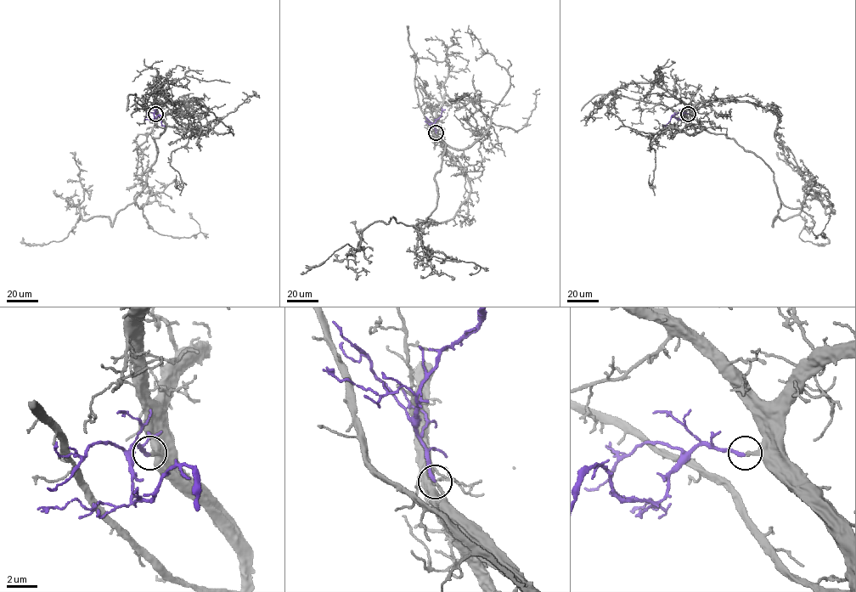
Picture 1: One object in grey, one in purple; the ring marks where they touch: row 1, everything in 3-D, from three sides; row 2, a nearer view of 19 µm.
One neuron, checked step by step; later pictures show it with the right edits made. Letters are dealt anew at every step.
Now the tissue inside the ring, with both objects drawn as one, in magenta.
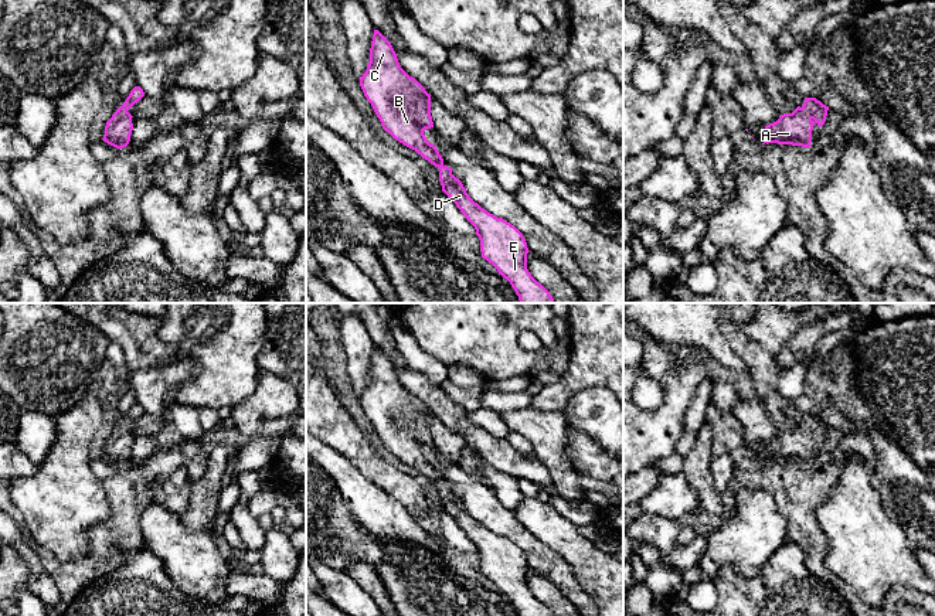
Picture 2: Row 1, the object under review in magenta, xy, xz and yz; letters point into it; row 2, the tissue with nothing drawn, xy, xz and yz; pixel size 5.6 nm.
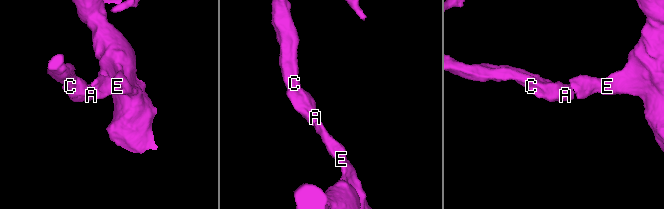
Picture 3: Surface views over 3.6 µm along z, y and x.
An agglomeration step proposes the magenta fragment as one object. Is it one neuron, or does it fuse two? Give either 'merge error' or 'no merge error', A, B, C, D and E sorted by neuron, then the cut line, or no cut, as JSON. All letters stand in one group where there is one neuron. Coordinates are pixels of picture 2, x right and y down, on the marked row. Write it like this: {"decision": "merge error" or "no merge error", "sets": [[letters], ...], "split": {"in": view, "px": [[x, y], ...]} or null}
{"decision": "no merge error", "sets": [["A", "B", "C", "D", "E"]], "split": null}

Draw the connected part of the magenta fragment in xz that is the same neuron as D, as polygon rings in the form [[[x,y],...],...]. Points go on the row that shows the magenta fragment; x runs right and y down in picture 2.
[[[378,30],[373,34],[370,62],[360,76],[360,86],[382,129],[439,169],[442,191],[475,227],[482,258],[510,282],[520,303],[555,303],[527,269],[530,251],[523,234],[475,203],[452,169],[443,164],[438,149],[426,140],[424,130],[434,127],[431,95],[401,68],[391,42]]]

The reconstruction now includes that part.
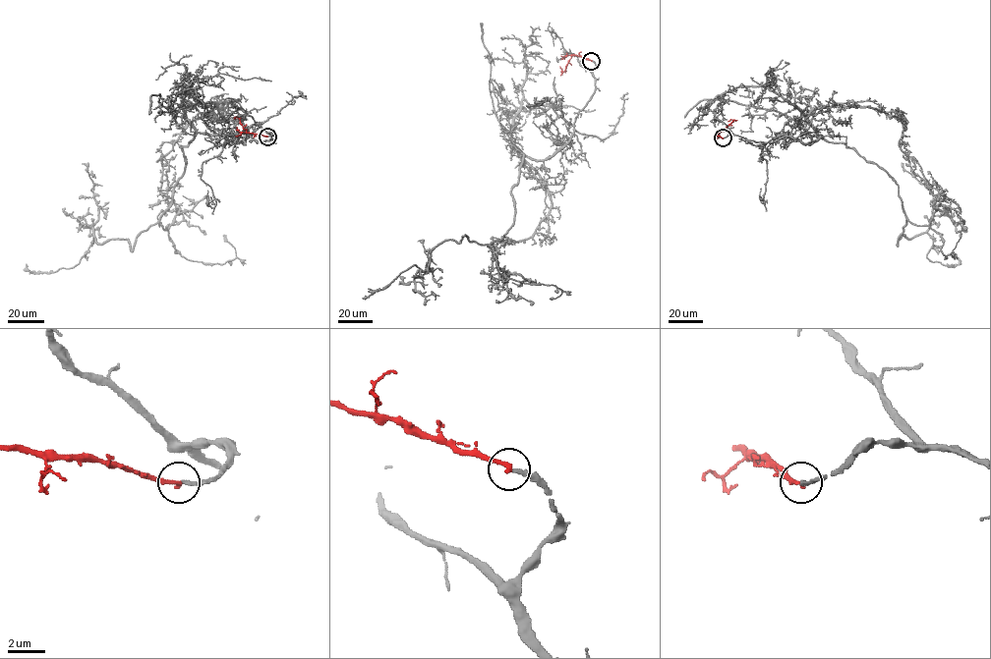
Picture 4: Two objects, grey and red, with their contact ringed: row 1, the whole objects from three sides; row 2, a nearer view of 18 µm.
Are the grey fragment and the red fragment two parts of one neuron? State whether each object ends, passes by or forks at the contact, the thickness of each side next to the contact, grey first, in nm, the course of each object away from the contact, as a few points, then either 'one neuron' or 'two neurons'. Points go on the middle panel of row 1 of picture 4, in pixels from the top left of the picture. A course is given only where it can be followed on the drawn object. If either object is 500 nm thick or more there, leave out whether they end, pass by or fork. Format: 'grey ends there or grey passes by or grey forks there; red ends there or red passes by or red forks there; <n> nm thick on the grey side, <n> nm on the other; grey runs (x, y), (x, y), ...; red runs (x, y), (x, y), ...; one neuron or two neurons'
grey ends there; red ends there; 190 nm thick on the grey side, 240 nm on the other; grey runs (592, 61), (595, 92), (561, 147), (524, 156), (500, 239), (445, 240), (426, 271), (415, 264), (365, 296); red runs (591, 61), (572, 55), (563, 72), (559, 66); one neuron

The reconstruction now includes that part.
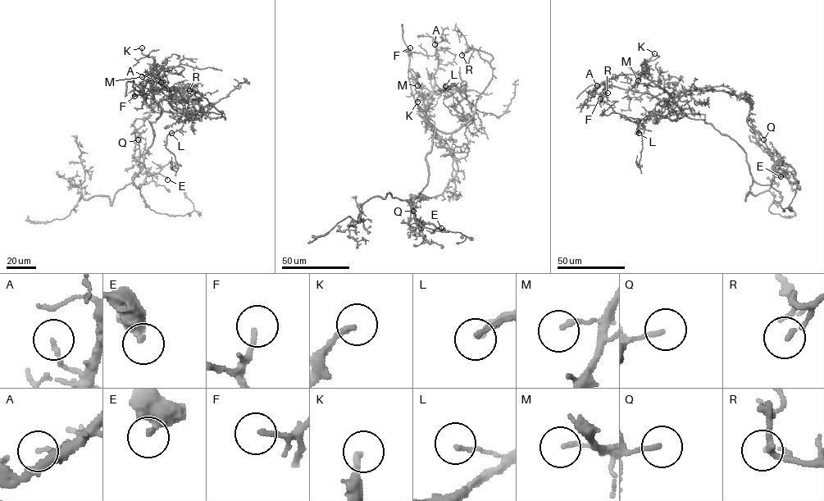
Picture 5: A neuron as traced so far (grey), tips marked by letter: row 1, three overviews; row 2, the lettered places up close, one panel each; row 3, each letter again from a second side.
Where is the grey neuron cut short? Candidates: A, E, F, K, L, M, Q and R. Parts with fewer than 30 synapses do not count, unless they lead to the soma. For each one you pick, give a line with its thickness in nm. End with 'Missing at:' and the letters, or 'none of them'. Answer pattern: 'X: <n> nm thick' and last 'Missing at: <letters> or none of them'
F: 150 nm thick
K: 200 nm thick
Missing at: F, K

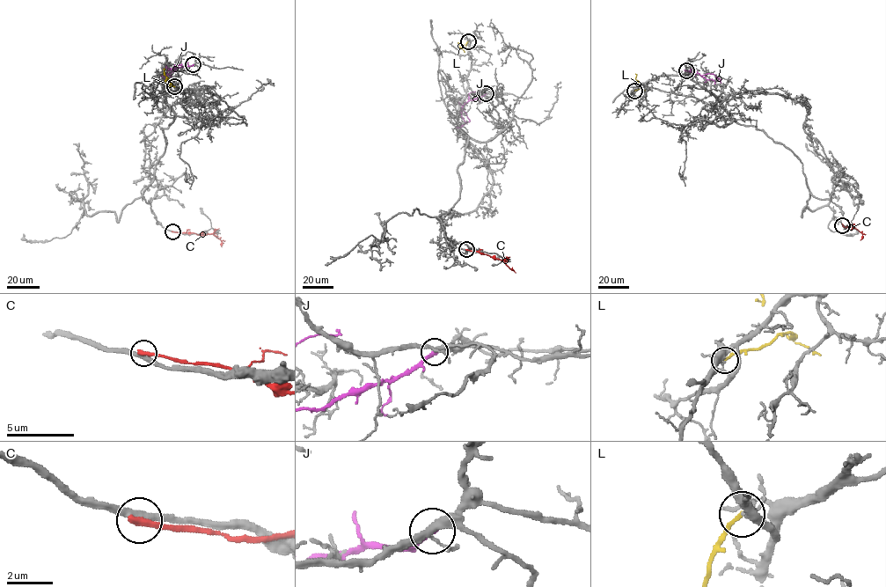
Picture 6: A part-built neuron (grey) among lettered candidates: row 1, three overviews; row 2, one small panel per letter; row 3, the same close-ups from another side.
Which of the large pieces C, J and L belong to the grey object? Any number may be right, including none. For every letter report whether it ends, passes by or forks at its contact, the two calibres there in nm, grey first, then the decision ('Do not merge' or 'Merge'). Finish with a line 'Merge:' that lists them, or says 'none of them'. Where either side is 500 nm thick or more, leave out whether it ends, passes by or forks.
C: It ends there. Thickness 320 nm (grey) against 320 nm. Do not merge
J: It ends there. Thickness 260 nm (grey) against 280 nm. Do not merge
L: It ends there. Thickness 100 nm (grey) against 170 nm. Do not merge
Merge: none of them

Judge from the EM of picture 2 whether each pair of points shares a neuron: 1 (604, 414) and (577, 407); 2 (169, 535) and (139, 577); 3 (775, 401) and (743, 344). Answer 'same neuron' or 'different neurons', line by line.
1: same neuron
2: different neurons
3: same neuron

